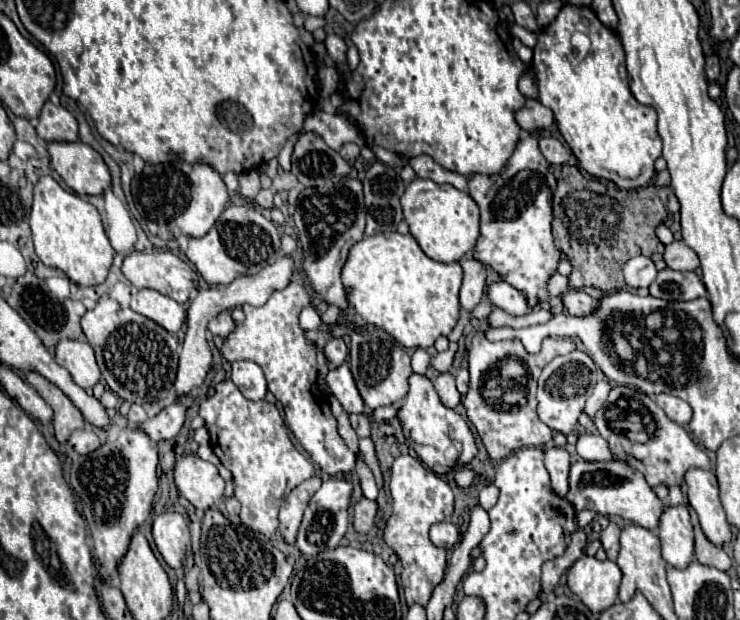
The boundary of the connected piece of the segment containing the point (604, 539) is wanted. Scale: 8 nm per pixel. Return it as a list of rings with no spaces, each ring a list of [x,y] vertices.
[[[610,522],[606,530],[602,530],[600,542],[602,542],[602,548],[606,550],[608,560],[616,560],[618,556],[618,536],[620,536],[620,526],[614,522]]]

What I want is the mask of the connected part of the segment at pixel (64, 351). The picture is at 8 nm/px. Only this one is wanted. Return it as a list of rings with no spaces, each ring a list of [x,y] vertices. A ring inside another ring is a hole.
[[[64,338],[56,344],[54,358],[72,374],[74,382],[82,388],[92,388],[100,380],[100,368],[94,360],[94,350],[88,342]]]

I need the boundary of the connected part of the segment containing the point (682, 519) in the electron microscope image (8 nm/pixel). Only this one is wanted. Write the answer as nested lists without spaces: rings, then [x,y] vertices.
[[[684,506],[664,508],[658,536],[662,540],[662,558],[666,564],[686,568],[694,560],[694,532]]]

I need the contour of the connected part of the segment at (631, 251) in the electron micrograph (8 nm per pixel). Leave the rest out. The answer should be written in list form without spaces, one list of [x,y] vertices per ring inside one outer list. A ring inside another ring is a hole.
[[[564,164],[554,194],[552,232],[556,246],[568,256],[574,268],[570,274],[570,288],[580,290],[582,286],[592,286],[610,294],[626,286],[622,268],[628,258],[644,254],[654,262],[660,262],[664,244],[656,238],[654,228],[674,210],[678,210],[678,200],[670,186],[620,190],[612,182],[586,178],[576,166]],[[584,244],[590,248],[584,248]]]

